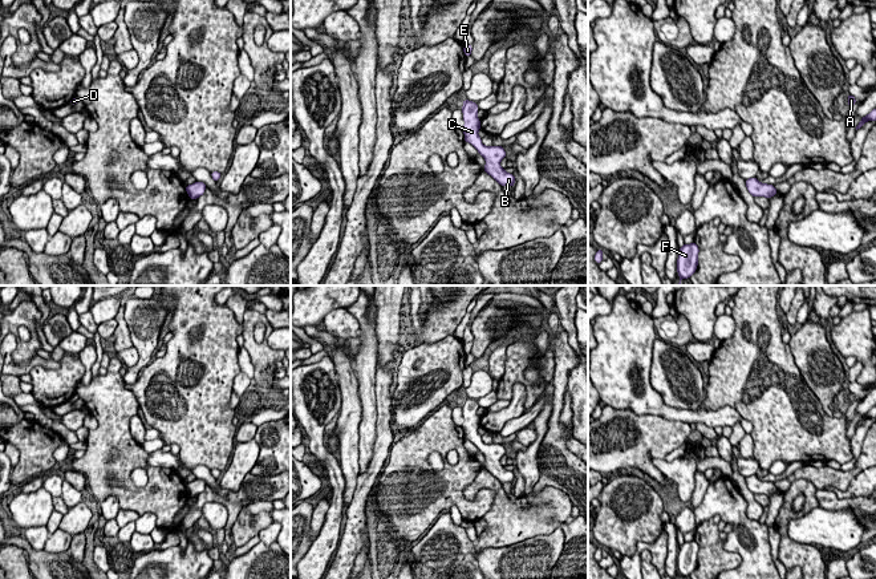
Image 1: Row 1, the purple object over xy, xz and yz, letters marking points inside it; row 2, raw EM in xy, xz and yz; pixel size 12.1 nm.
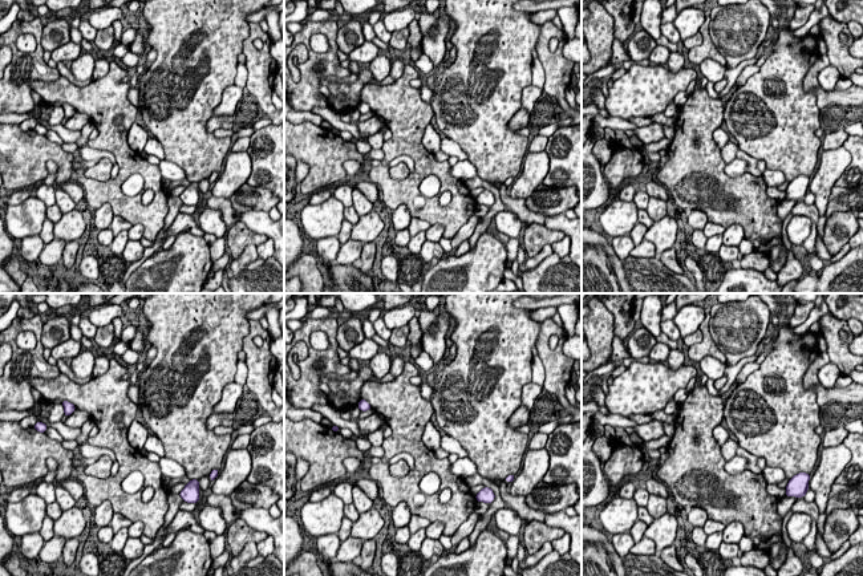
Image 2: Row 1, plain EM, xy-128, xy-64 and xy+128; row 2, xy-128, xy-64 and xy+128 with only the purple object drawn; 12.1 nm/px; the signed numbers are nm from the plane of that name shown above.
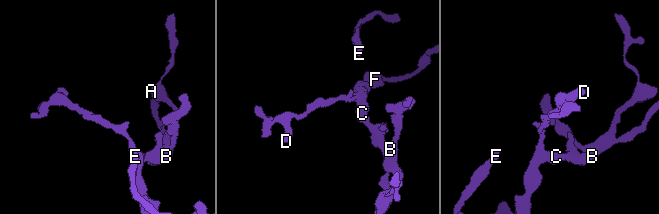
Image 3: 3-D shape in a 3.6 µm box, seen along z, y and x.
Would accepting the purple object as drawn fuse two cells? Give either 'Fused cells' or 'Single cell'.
Single cell

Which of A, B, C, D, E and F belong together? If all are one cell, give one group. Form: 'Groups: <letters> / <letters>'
Groups: A B C D E F

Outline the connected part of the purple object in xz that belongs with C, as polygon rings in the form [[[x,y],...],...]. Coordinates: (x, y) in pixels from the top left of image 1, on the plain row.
[[[463,397],[462,410],[465,422],[462,429],[465,432],[465,440],[471,441],[478,450],[484,455],[486,462],[483,469],[491,473],[500,483],[515,482],[515,473],[507,470],[502,463],[500,458],[507,454],[503,444],[484,444],[482,441],[478,429],[480,428],[480,417],[478,416],[476,400]]]

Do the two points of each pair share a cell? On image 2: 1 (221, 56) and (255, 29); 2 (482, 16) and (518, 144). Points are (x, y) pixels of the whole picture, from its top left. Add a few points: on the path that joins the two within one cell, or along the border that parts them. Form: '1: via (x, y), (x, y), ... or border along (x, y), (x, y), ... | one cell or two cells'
1: border along (250, 23), (250, 35), (243, 41), (240, 52) | two cells
2: via (501, 47), (501, 67), (505, 71), (502, 112) | one cell

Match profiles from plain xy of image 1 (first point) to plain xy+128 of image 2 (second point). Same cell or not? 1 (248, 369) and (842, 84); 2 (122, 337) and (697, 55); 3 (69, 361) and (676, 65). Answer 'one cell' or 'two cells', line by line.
1: one cell
2: one cell
3: two cells

